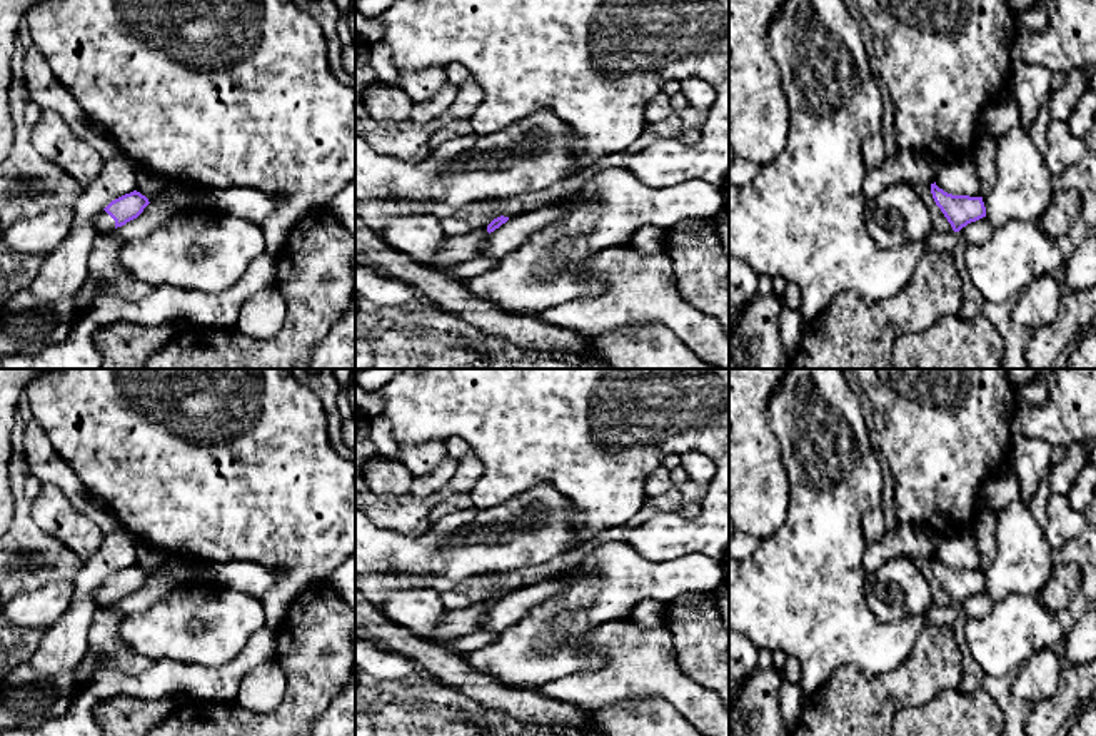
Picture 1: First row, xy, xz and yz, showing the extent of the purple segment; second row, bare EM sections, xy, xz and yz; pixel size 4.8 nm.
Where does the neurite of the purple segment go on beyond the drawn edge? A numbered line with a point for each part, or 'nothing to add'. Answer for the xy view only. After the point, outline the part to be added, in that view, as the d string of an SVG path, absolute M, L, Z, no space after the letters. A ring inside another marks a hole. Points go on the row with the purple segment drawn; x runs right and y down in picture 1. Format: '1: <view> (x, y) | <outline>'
1: xy (102, 221) | M103 210L100 212L95 220L93 220L95 230L113 230L115 229L115 220Z

